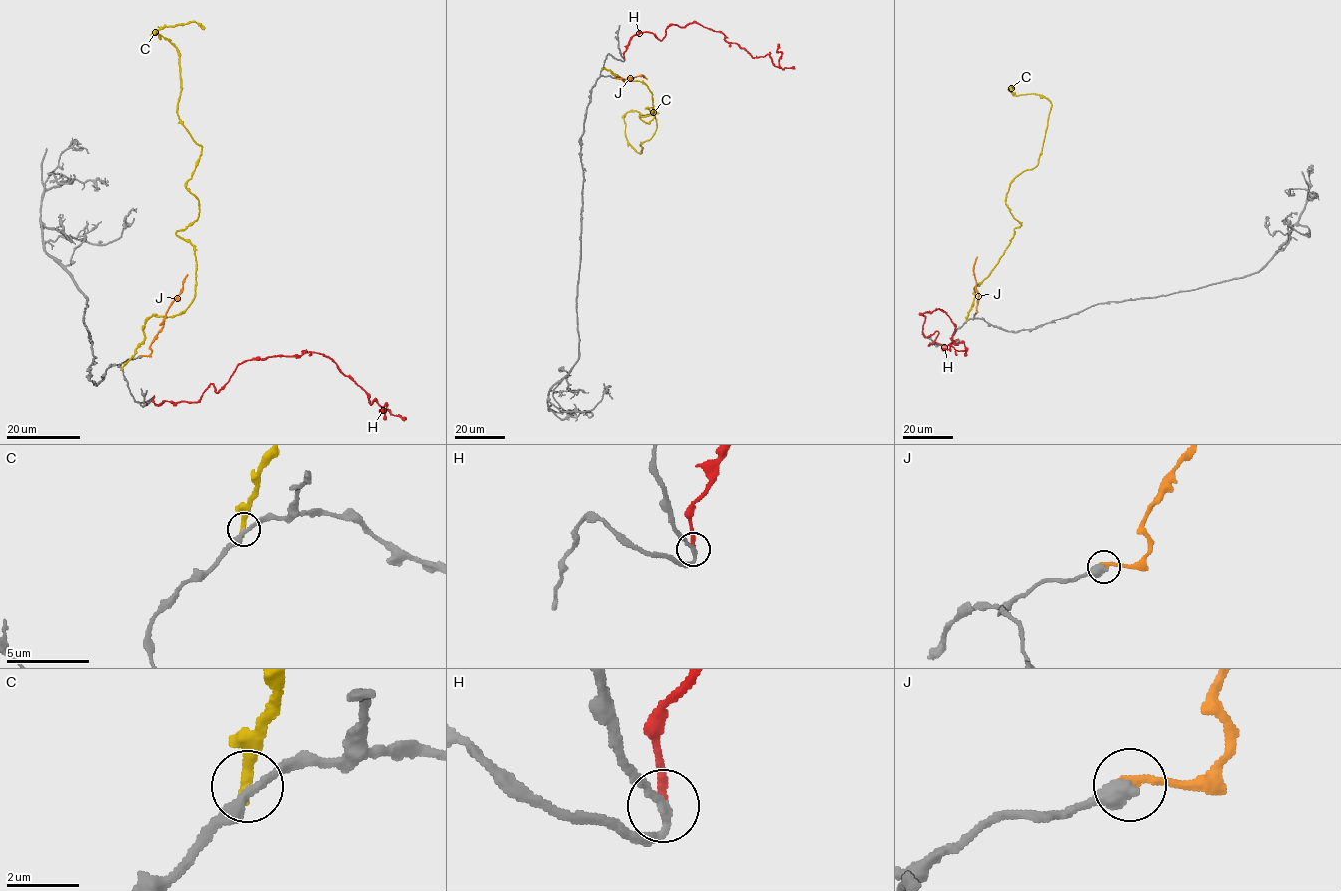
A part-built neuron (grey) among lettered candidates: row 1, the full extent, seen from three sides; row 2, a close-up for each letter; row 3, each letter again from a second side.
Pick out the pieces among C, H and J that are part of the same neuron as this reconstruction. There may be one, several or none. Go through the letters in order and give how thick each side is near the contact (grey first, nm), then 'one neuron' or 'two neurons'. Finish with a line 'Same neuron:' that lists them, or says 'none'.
C: calibres 260 and 320 nm; two neurons
H: calibres 200 and 300 nm; two neurons
J: calibres 460 and 260 nm; one neuron
Same neuron: J

